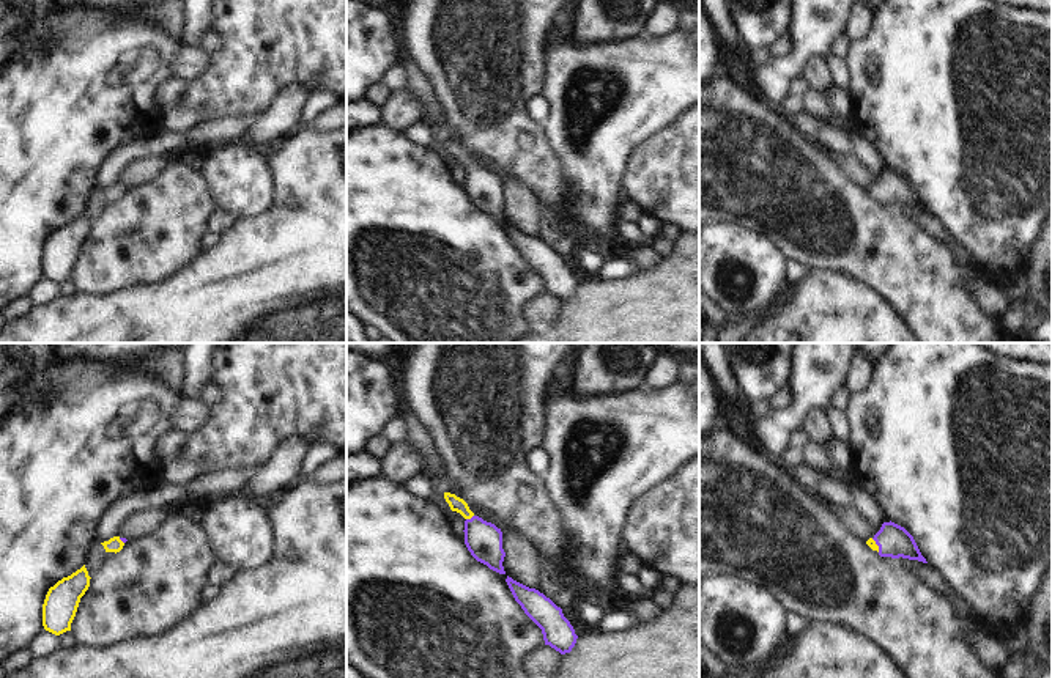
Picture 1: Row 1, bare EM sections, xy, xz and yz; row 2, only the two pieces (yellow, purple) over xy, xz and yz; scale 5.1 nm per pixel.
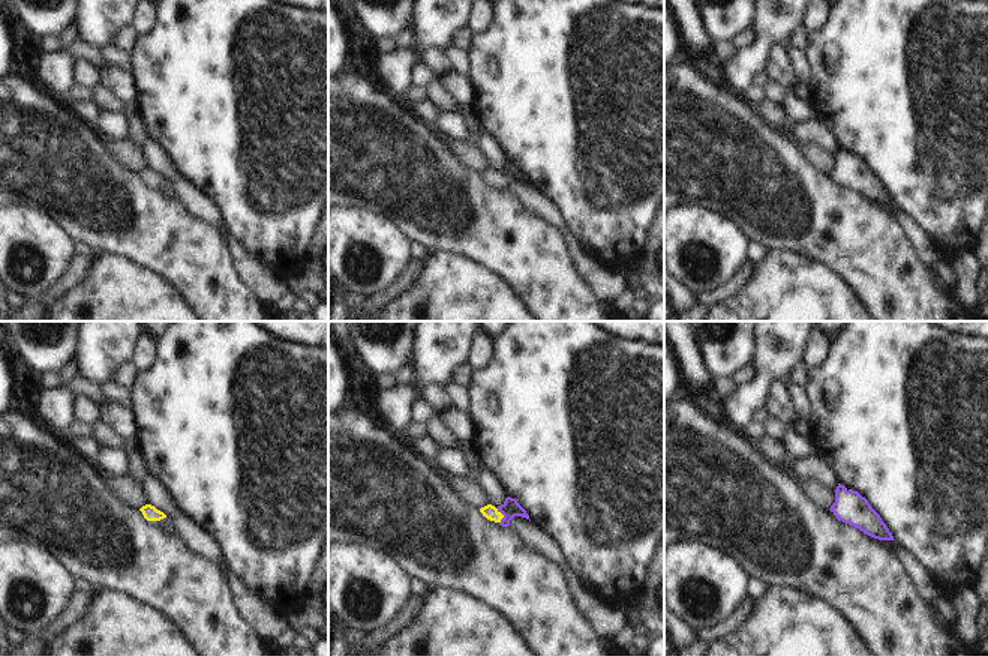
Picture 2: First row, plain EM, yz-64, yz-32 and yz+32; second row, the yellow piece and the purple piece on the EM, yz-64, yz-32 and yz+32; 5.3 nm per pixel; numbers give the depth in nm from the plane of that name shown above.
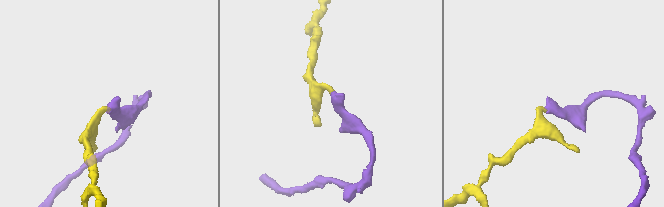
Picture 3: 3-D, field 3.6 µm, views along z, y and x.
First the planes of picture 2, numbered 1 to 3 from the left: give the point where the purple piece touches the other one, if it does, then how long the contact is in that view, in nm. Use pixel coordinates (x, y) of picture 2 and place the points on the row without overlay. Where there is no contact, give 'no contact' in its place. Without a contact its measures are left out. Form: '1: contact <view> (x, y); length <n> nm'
1: no contact
2: contact yz-32 (502, 179); length 90 nm
3: no contact

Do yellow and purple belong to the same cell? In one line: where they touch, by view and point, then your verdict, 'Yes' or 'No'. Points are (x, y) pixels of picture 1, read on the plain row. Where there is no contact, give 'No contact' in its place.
Touches yellow at xz (470, 165). Yes.

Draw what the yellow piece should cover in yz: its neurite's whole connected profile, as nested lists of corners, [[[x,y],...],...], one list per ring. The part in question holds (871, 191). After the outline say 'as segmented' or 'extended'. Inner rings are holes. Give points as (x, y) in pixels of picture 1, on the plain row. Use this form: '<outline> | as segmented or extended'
[[[883,170],[880,178],[866,189],[880,205],[909,206],[928,211],[921,203],[913,184],[895,170]]] | extended

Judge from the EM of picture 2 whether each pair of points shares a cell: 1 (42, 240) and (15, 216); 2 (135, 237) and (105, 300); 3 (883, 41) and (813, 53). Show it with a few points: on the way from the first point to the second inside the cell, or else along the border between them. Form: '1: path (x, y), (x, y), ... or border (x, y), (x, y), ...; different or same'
1: path (36, 237), (21, 222); same
2: border (95, 254), (126, 255), (156, 275); different
3: path (865, 38), (829, 38); same

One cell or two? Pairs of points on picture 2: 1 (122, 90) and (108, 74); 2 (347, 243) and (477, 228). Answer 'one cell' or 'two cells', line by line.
1: one cell
2: two cells

